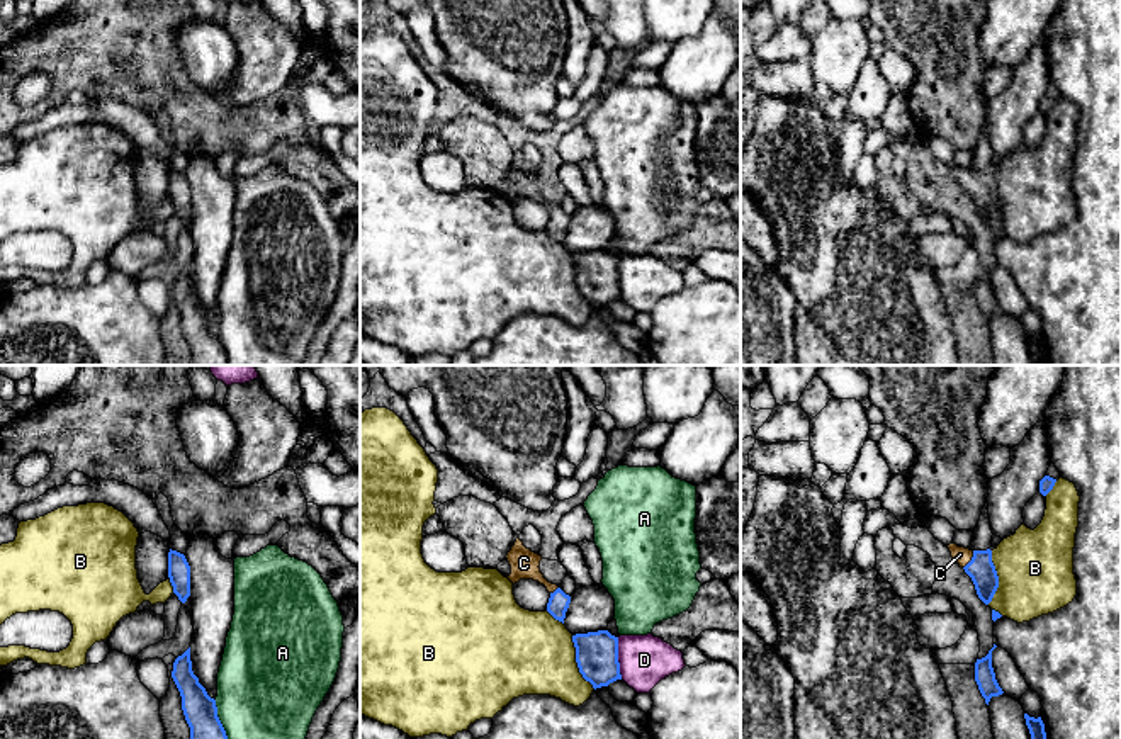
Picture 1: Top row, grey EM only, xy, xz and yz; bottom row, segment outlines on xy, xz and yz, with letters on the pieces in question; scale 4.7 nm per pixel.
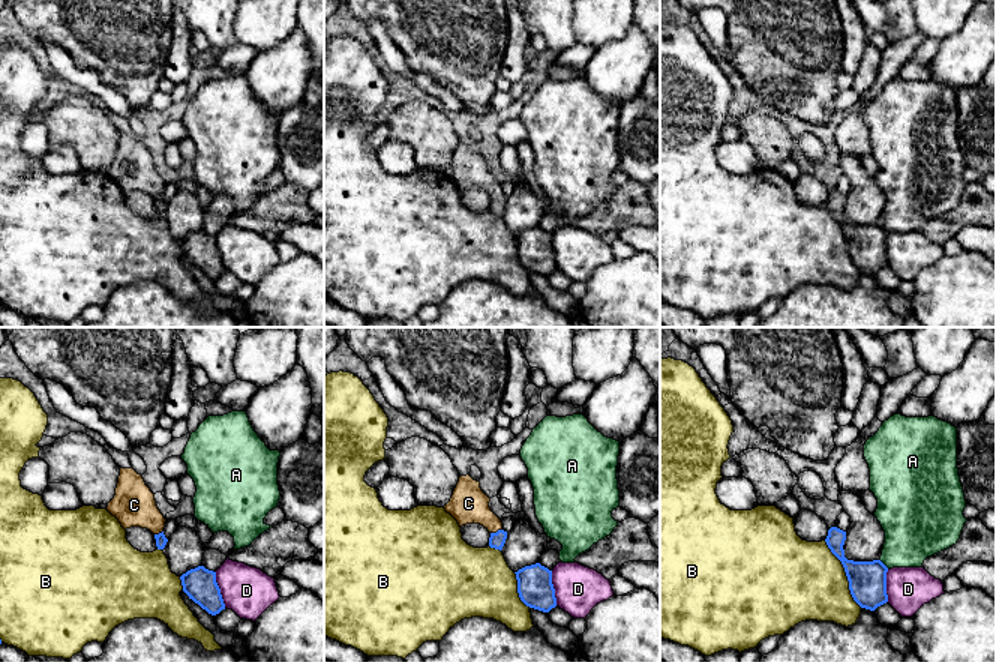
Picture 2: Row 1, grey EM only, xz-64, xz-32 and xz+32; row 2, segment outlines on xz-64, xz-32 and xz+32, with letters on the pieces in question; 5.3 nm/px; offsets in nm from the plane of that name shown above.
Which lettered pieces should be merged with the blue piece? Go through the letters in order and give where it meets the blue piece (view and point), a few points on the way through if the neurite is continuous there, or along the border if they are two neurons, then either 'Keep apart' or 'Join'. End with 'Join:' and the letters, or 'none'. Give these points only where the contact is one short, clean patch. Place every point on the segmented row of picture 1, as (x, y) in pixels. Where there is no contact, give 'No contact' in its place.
A: Touches blue at xy (218, 719). Keep apart
B: Touches blue at xz (576, 661). Keep apart
C: Touches blue at yz (972, 559). Path across: yz (982, 571), (972, 559), (960, 554). Join
D: Touches blue at xz (617, 658). Keep apart
Join: C

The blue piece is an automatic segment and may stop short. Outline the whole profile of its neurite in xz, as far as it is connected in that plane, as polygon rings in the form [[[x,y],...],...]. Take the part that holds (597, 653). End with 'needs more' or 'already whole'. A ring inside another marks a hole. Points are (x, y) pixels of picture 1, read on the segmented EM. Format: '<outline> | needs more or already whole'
[[[608,630],[572,635],[579,673],[593,688],[622,680],[618,663],[618,637]]] | already whole

